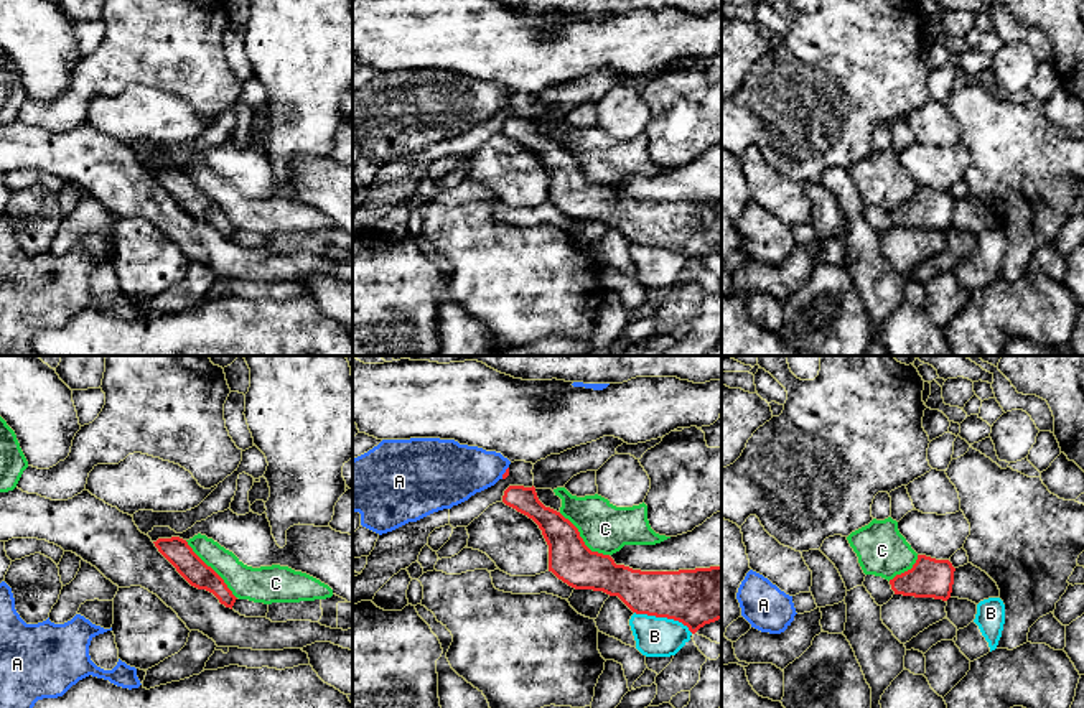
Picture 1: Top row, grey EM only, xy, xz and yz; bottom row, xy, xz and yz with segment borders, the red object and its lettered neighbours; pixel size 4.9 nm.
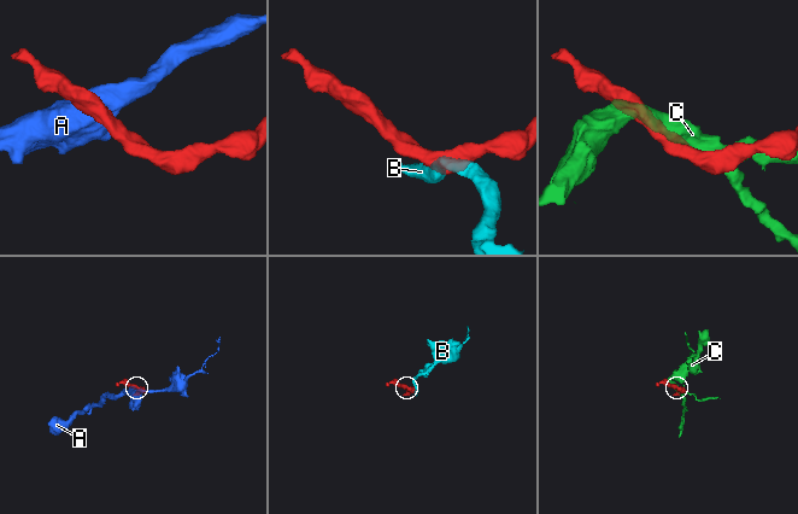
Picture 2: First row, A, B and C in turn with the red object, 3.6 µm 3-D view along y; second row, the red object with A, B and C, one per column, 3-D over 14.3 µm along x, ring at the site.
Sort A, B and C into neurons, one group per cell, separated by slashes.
A / B / C

